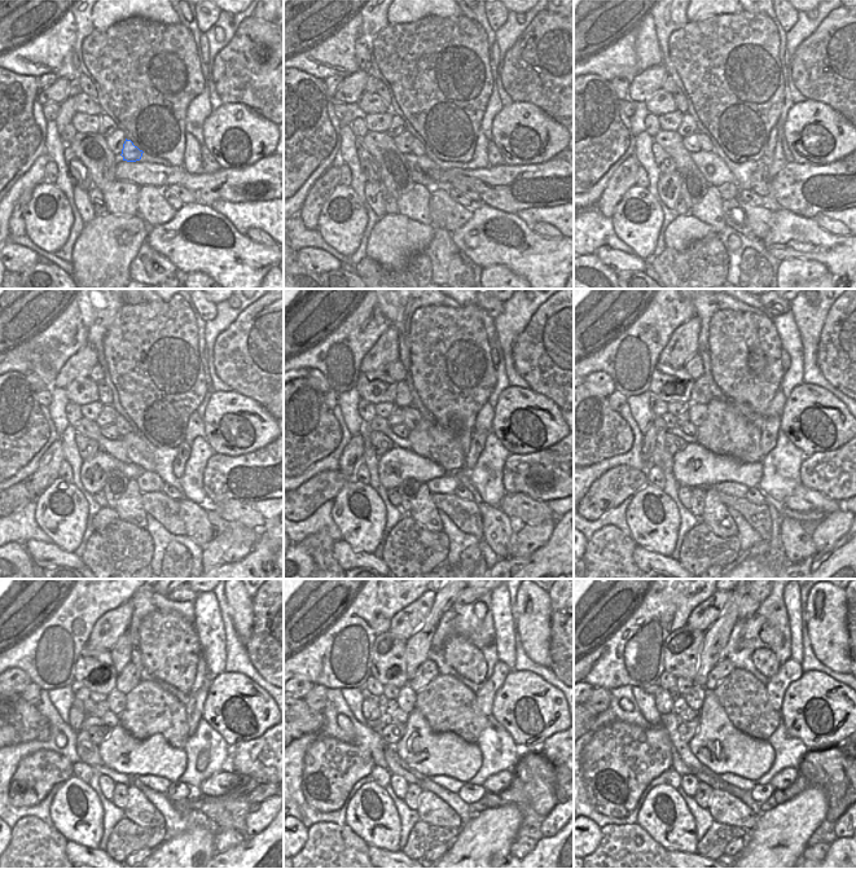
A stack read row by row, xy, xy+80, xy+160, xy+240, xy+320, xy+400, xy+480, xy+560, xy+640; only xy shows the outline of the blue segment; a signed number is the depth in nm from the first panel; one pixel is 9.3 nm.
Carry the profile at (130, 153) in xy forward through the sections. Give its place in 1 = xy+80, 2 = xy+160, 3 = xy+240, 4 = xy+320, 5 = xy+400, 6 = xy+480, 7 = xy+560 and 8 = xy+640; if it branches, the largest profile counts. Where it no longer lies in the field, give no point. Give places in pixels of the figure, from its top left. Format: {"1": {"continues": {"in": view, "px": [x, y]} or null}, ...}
{"1": {"continues": {"in": "xy+80", "px": [417, 148]}}, "2": {"continues": {"in": "xy+160", "px": [705, 143]}}, "3": {"continues": {"in": "xy+240", "px": [123, 426]}}, "4": {"continues": {"in": "xy+320", "px": [412, 417]}}, "5": {"continues": {"in": "xy+400", "px": [697, 413]}}, "6": {"continues": {"in": "xy+480", "px": [117, 701]}}, "7": {"continues": {"in": "xy+560", "px": [407, 697]}}, "8": {"continues": {"in": "xy+640", "px": [694, 698]}}}

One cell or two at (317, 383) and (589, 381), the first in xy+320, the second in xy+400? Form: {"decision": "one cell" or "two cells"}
{"decision": "one cell"}

